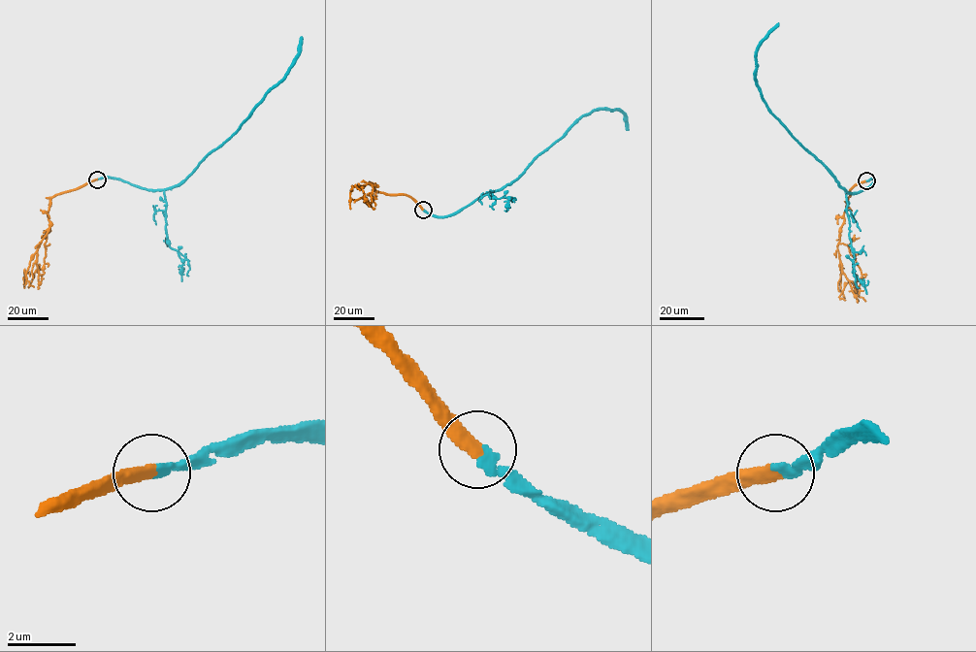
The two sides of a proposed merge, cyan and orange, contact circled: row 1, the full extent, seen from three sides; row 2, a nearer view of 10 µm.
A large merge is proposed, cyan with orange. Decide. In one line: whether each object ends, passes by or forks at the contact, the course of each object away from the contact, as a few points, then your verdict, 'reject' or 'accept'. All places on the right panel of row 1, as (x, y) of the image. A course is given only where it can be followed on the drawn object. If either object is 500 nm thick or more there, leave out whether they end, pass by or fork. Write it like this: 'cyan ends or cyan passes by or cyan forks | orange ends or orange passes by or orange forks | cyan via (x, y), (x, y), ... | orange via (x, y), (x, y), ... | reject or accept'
cyan ends | orange ends | cyan via (866, 181), (874, 179), (860, 191), (843, 189), (771, 113), (762, 96), (757, 85), (757, 48), (778, 23) | orange via (866, 181), (851, 189), (837, 246), (841, 291), (851, 282), (860, 297), (865, 301) | accept

